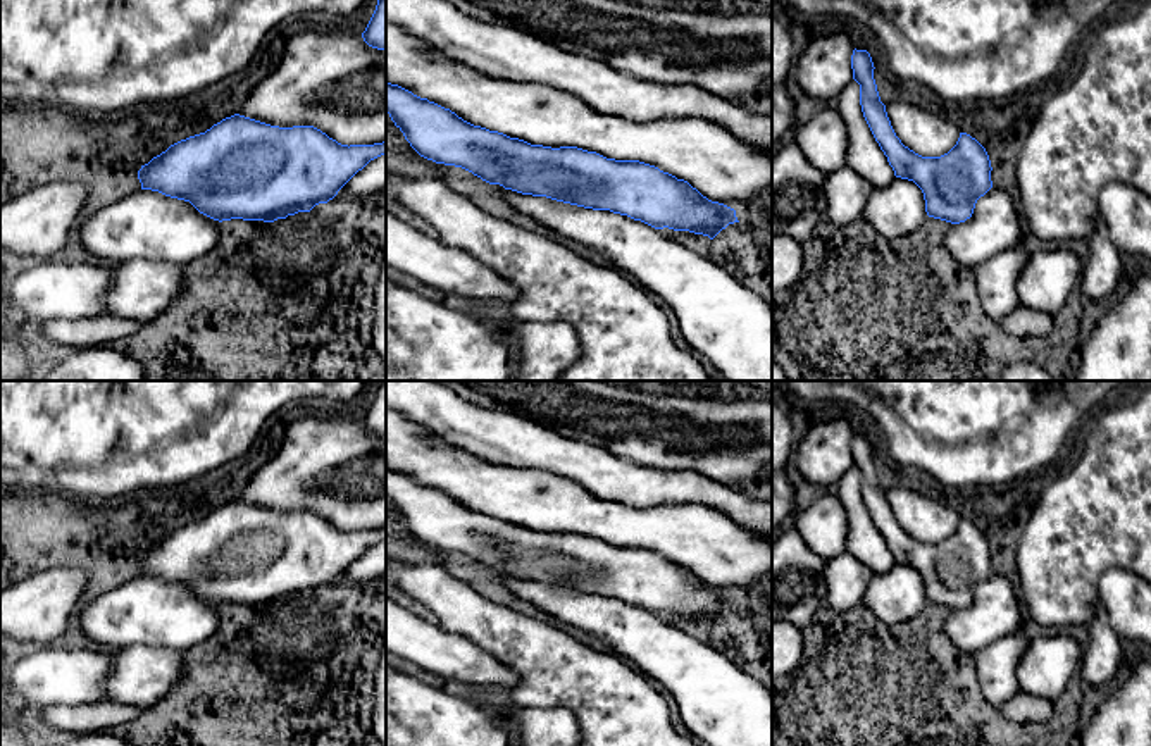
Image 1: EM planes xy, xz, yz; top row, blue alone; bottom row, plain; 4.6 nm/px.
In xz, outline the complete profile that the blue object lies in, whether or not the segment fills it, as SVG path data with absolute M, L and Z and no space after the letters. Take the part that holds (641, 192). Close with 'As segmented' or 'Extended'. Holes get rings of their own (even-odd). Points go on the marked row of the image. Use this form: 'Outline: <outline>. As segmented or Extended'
Outline: M386 83L386 112L410 146L436 164L462 167L489 184L500 184L522 195L546 196L557 202L610 210L641 221L655 229L703 234L713 239L729 224L739 222L736 210L703 196L687 181L639 160L607 159L577 146L531 145L498 131L474 126L427 98Z. As segmented

